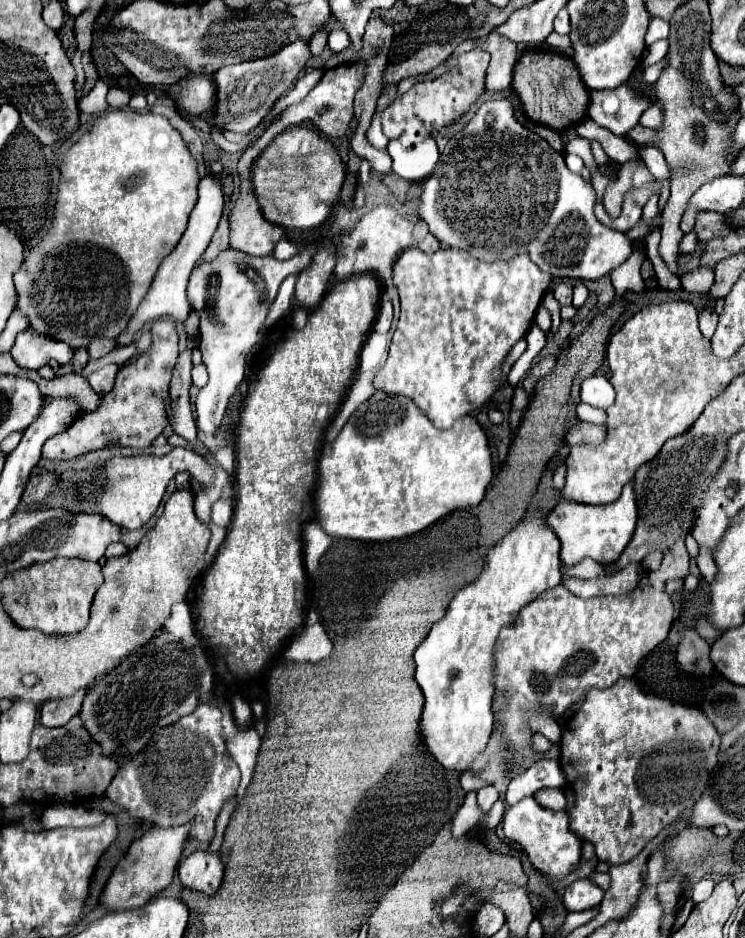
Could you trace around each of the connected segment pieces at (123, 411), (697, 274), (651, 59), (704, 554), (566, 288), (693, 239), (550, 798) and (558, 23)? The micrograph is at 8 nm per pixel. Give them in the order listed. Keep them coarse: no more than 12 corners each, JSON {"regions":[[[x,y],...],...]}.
{"regions":[[[173,322],[119,368],[99,408],[43,444],[67,460],[107,446],[147,448],[167,422],[177,364]],[[700,266],[681,274],[687,292],[705,294],[714,283],[713,270]],[[657,40],[647,48],[643,66],[663,60],[669,48],[667,40]],[[699,548],[697,566],[707,582],[713,582],[717,566],[707,548]],[[565,282],[555,286],[555,300],[571,304],[573,288]],[[695,232],[685,234],[679,254],[691,254],[697,248]],[[543,788],[533,798],[543,808],[565,810],[563,790]],[[563,8],[555,18],[555,32],[569,34],[569,14]]]}

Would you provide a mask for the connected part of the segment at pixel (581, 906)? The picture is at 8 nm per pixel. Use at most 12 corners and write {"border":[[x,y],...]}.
{"border":[[589,878],[575,880],[563,894],[567,912],[599,906],[605,892]]}

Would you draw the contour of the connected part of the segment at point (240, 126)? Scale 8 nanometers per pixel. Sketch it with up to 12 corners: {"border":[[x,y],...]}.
{"border":[[309,40],[223,66],[213,122],[253,130],[311,60]]}

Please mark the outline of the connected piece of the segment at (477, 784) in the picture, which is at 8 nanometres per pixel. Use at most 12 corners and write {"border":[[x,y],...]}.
{"border":[[465,772],[459,784],[465,792],[485,786],[475,774]]}

